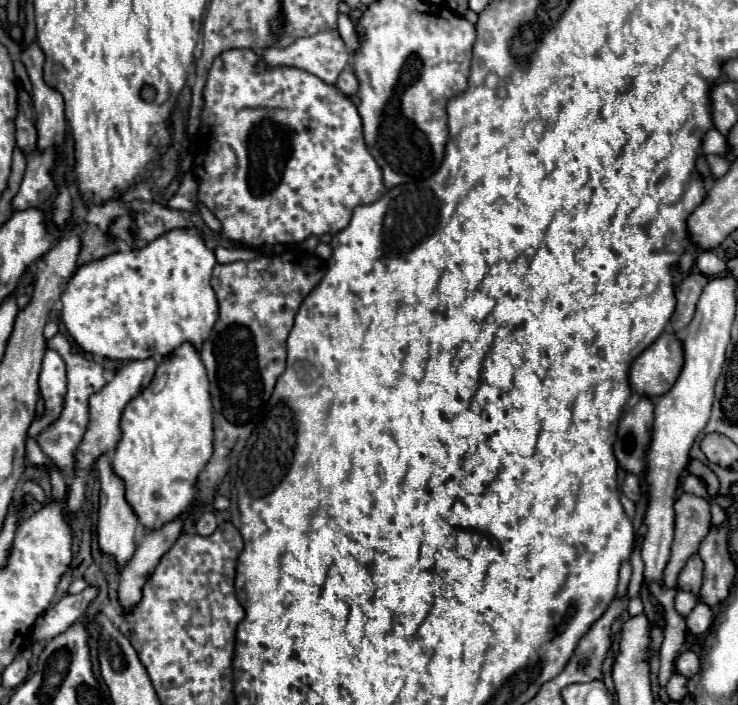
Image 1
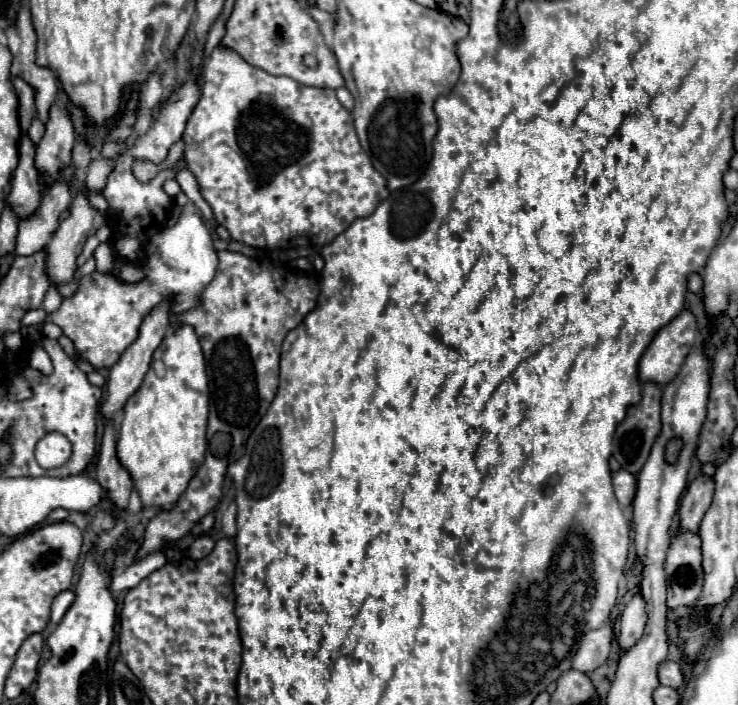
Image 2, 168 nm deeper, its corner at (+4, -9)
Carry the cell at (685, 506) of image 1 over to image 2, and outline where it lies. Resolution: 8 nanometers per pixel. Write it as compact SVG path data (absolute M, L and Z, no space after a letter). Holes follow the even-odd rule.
M699 474L683 492L681 508L679 508L679 528L697 532L701 518L705 516L707 508L711 506L715 492L715 482L707 474Z

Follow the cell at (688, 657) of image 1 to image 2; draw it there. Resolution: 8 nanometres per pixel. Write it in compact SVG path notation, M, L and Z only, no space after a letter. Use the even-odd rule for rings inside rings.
M661 662L659 664L659 682L663 686L679 688L683 684L683 674L681 674L681 664L679 662Z

